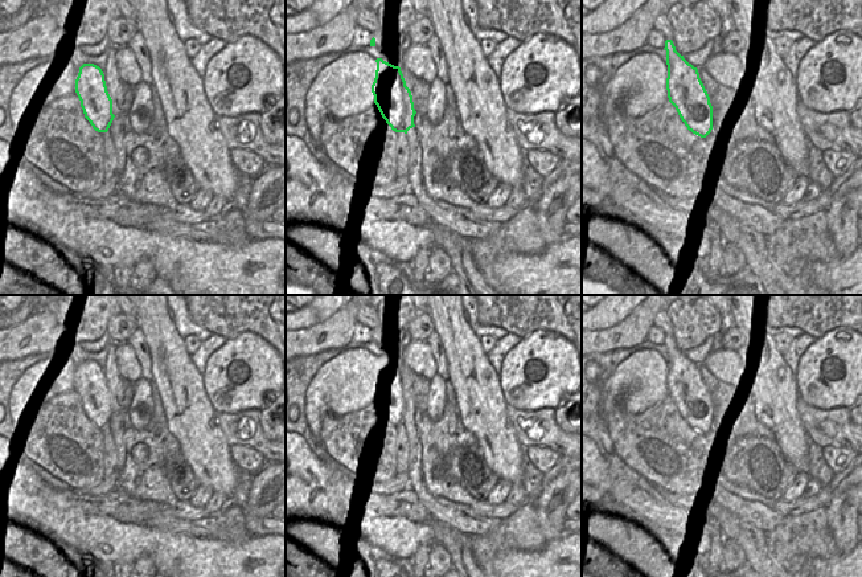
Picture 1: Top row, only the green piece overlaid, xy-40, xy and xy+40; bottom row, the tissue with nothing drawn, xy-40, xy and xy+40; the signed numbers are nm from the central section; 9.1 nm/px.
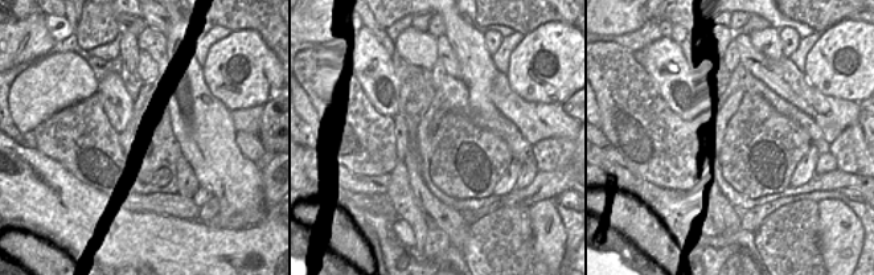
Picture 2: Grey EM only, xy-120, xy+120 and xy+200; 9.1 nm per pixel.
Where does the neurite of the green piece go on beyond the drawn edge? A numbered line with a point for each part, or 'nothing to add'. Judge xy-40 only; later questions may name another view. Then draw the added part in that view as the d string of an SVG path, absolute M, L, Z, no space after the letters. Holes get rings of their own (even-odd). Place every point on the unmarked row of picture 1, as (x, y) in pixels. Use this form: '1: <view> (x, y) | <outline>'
1: xy-40 (110, 367) | M116 347L110 348L110 352L108 352L107 359L106 359L104 364L102 365L102 368L104 371L107 388L108 388L111 396L112 396L112 410L126 414L127 410L118 410L116 409L116 384L118 384L118 381L120 378L120 375L118 372L115 348Z

